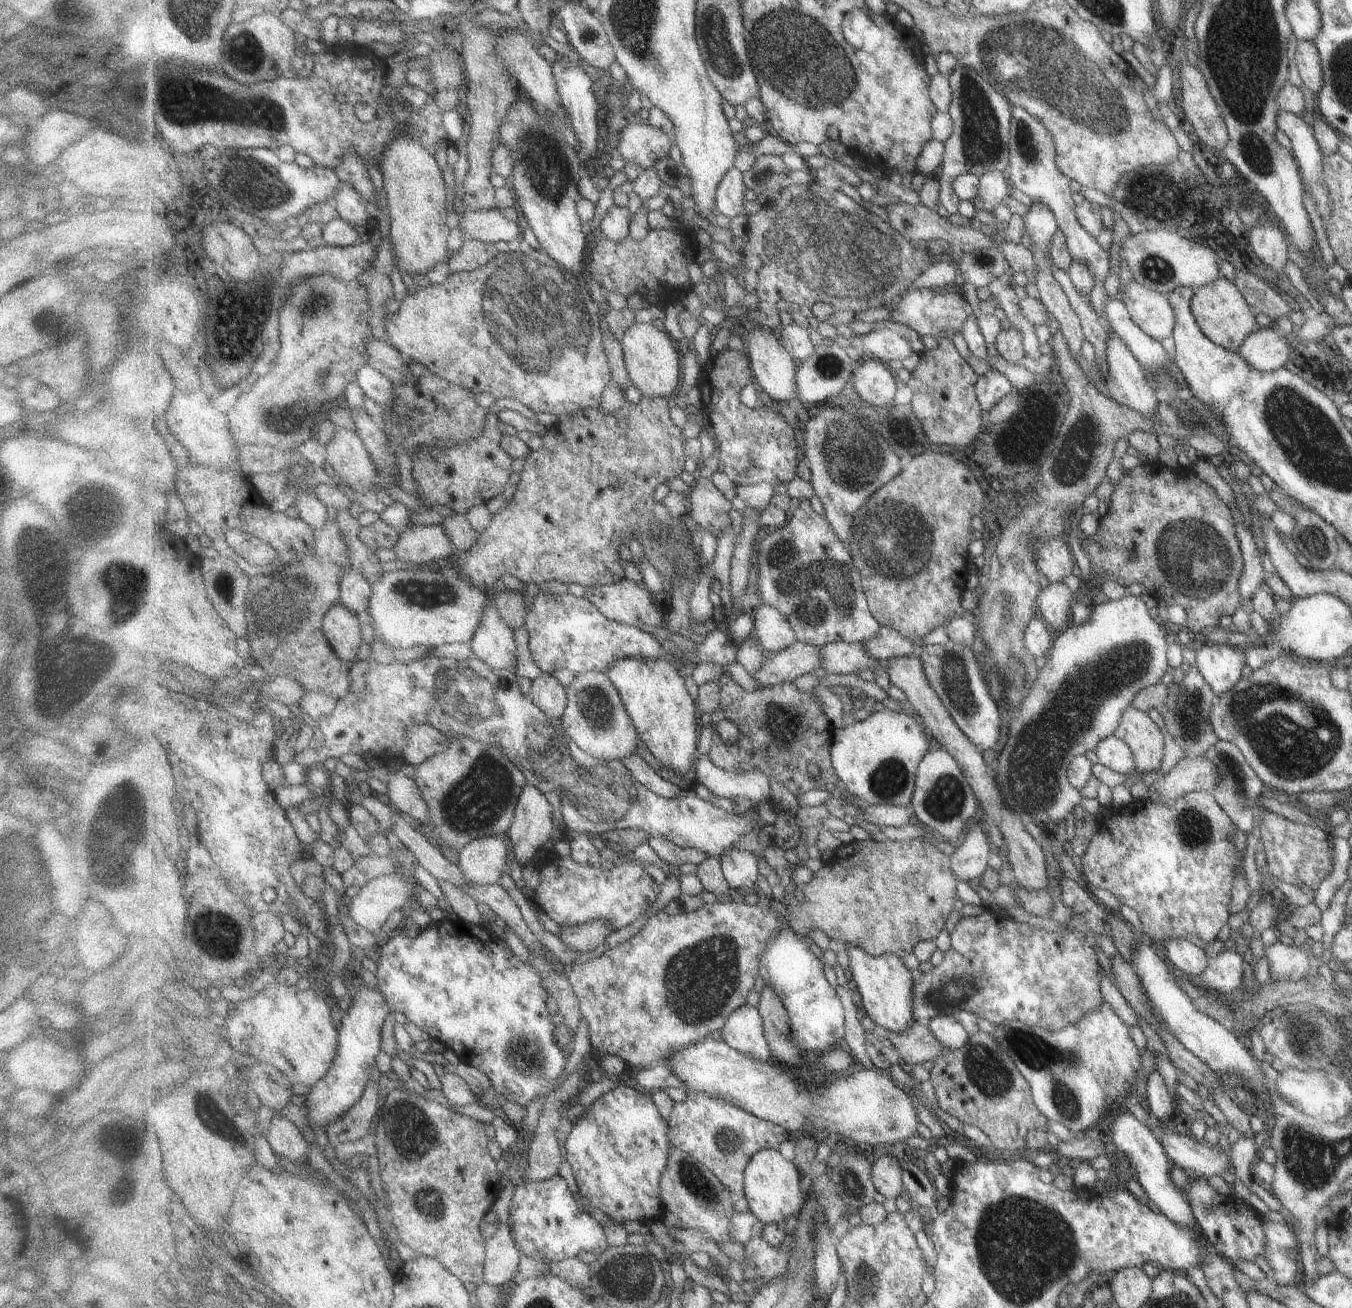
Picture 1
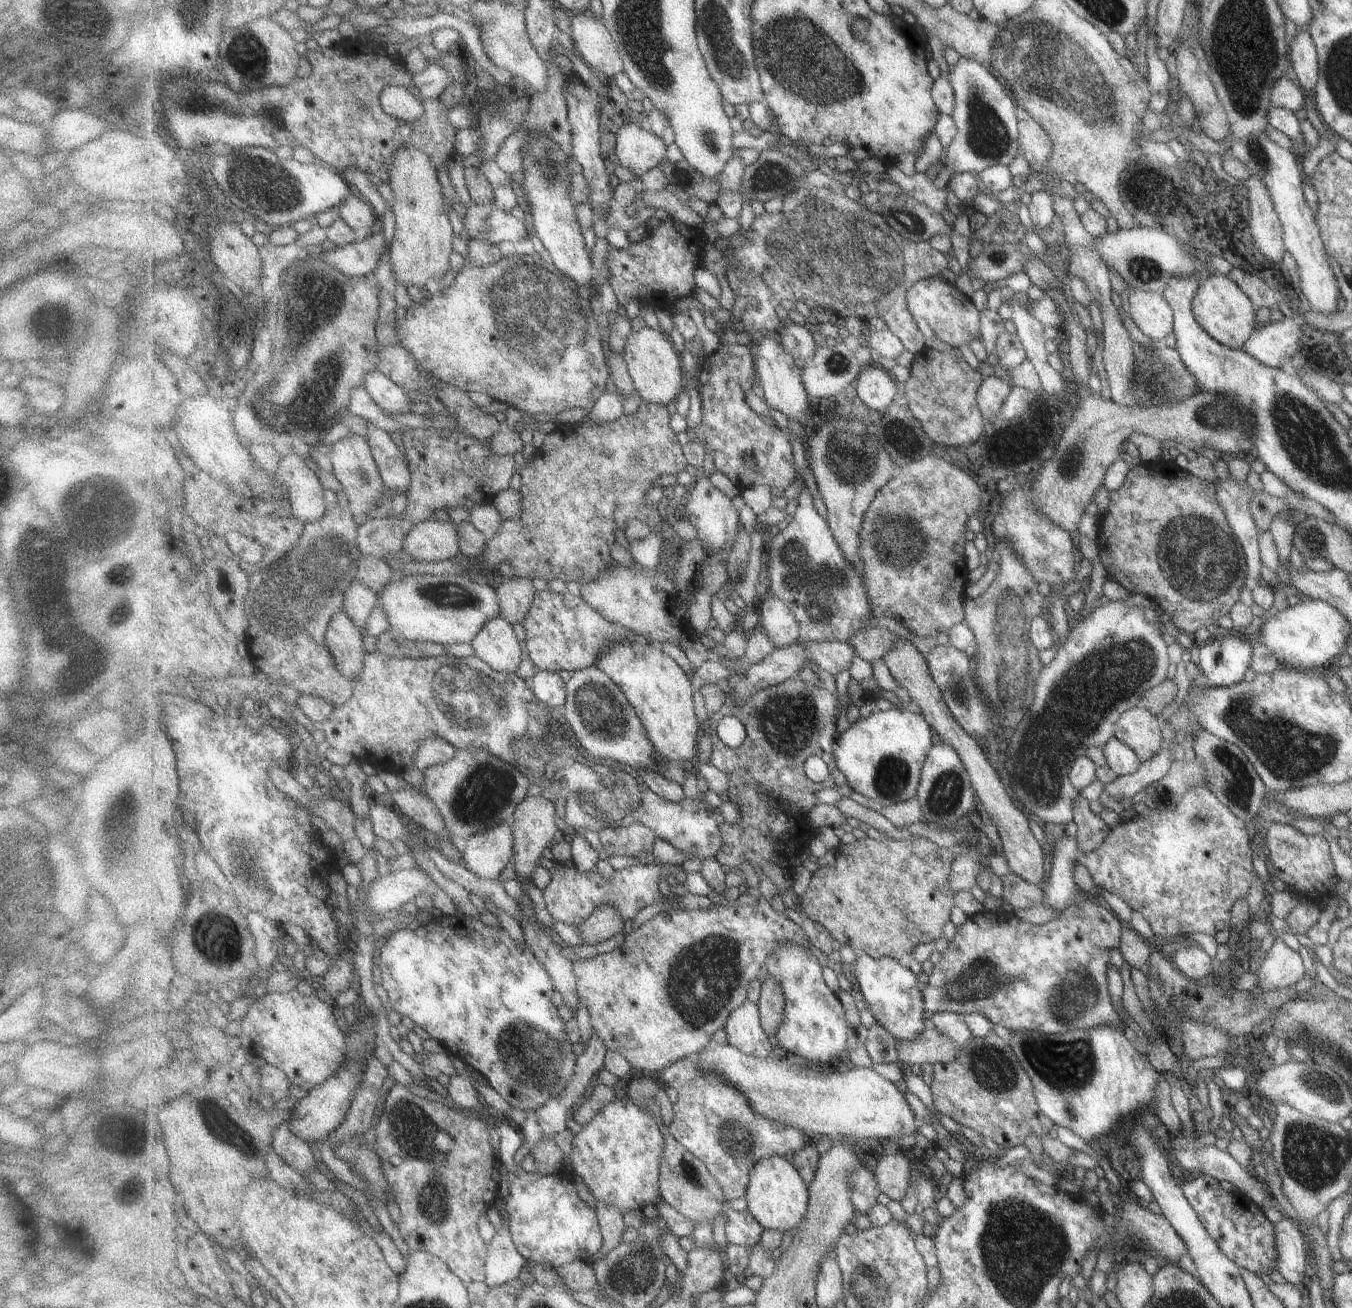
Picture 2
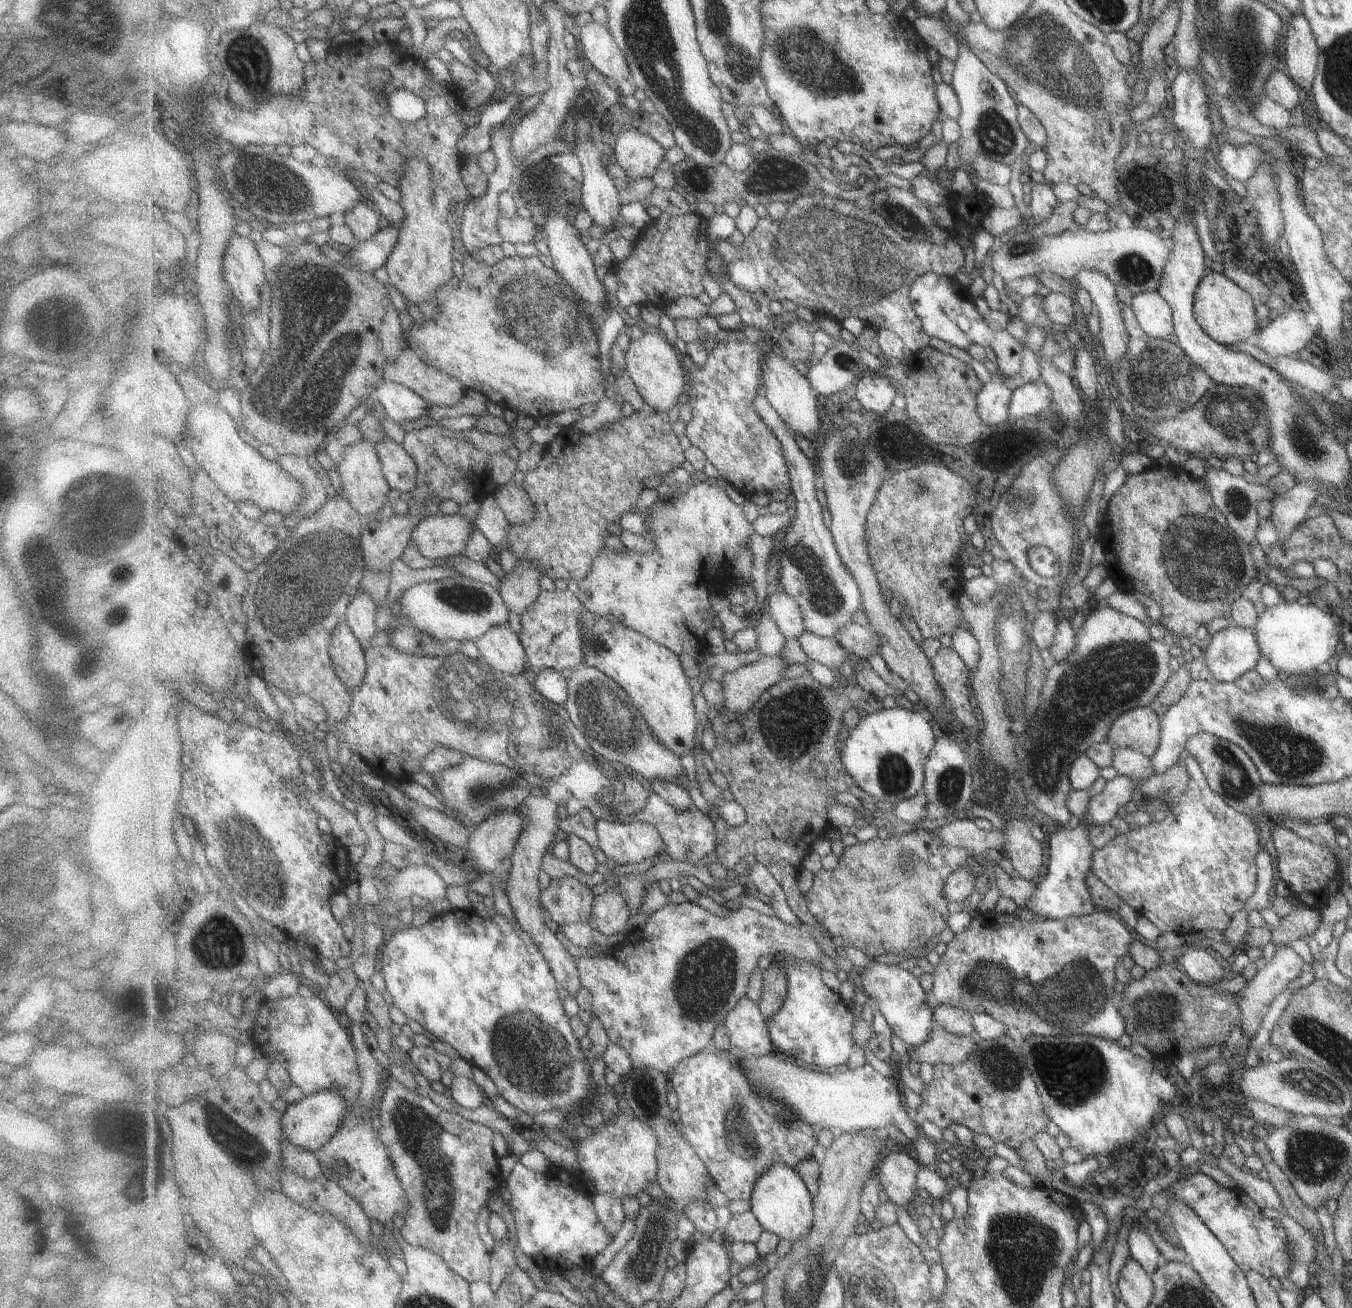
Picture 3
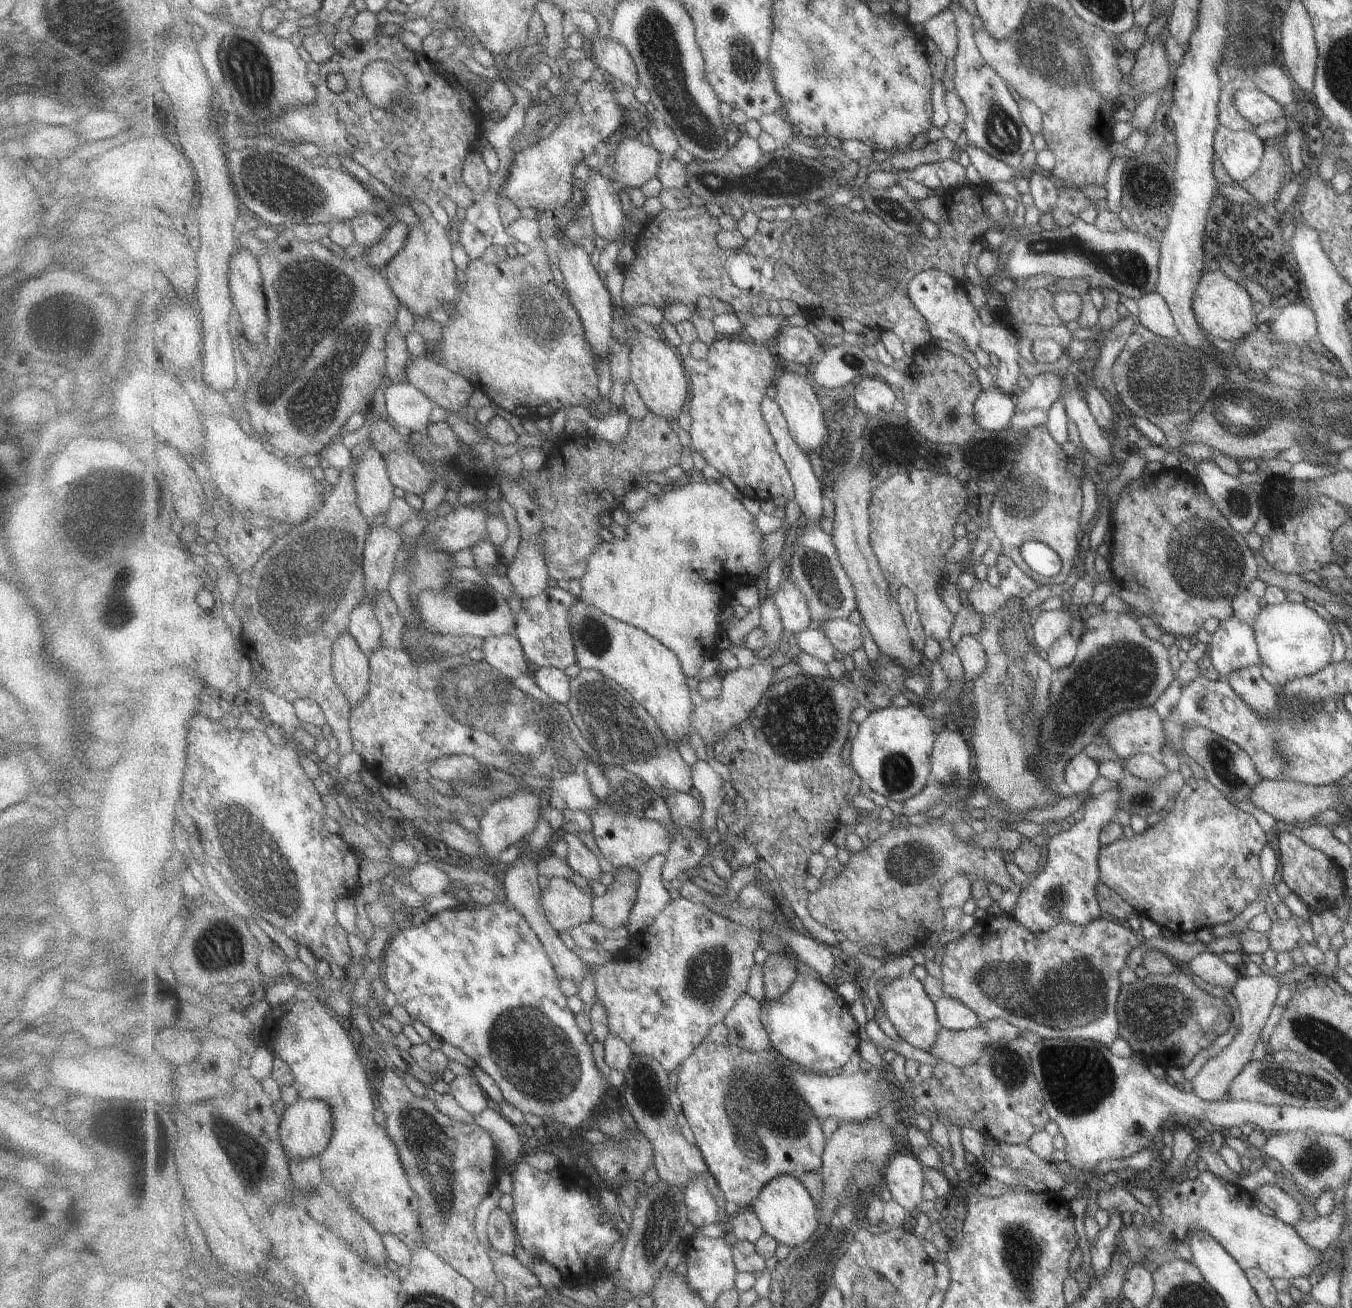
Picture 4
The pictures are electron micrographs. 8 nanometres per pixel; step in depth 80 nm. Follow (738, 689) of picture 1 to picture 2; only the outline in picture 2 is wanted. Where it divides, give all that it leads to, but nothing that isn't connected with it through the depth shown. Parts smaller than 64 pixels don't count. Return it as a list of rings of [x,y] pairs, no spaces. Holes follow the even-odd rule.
[[[797,676],[757,692],[747,702],[739,702],[731,692],[727,692],[727,700],[722,709],[709,716],[706,724],[713,741],[710,763],[733,776],[740,792],[737,796],[731,796],[731,800],[740,805],[743,812],[737,824],[724,827],[723,848],[716,858],[726,872],[735,870],[747,860],[753,868],[759,868],[763,875],[769,876],[777,884],[786,906],[801,914],[803,906],[799,904],[800,897],[795,892],[785,892],[791,886],[787,882],[785,866],[777,864],[775,860],[779,852],[779,842],[775,838],[777,834],[785,834],[793,822],[797,830],[809,826],[807,814],[811,808],[818,806],[817,792],[827,788],[841,788],[847,784],[847,778],[837,768],[834,756],[838,738],[837,719],[847,702],[849,696],[843,696],[841,702],[837,692],[809,686]],[[725,716],[739,718],[746,728],[747,739],[739,747],[725,746],[717,735],[717,726]],[[809,756],[820,757],[828,766],[828,777],[824,783],[815,783],[807,778],[803,764]],[[759,784],[763,784],[765,790],[759,790]],[[789,806],[795,806],[801,812],[783,812]]]

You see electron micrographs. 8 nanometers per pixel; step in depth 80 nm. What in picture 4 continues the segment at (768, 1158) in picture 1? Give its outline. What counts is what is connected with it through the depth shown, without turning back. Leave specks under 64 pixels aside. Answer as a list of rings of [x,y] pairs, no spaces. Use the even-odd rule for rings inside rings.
[[[779,1174],[767,1185],[758,1198],[751,1204],[754,1213],[759,1218],[766,1234],[773,1236],[780,1244],[788,1245],[791,1248],[803,1245],[814,1237],[819,1227],[818,1204],[814,1202],[810,1191],[802,1183],[802,1180],[795,1178],[793,1174]]]

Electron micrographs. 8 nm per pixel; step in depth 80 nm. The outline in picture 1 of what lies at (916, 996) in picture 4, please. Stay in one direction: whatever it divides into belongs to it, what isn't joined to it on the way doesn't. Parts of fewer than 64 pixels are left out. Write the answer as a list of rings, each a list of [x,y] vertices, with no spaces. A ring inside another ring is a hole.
[[[847,944],[845,950],[849,957],[848,973],[856,982],[866,1015],[885,1031],[903,1033],[910,1030],[916,1023],[914,1018],[915,980],[903,959],[897,954],[869,955],[861,946],[855,946],[855,944]]]

